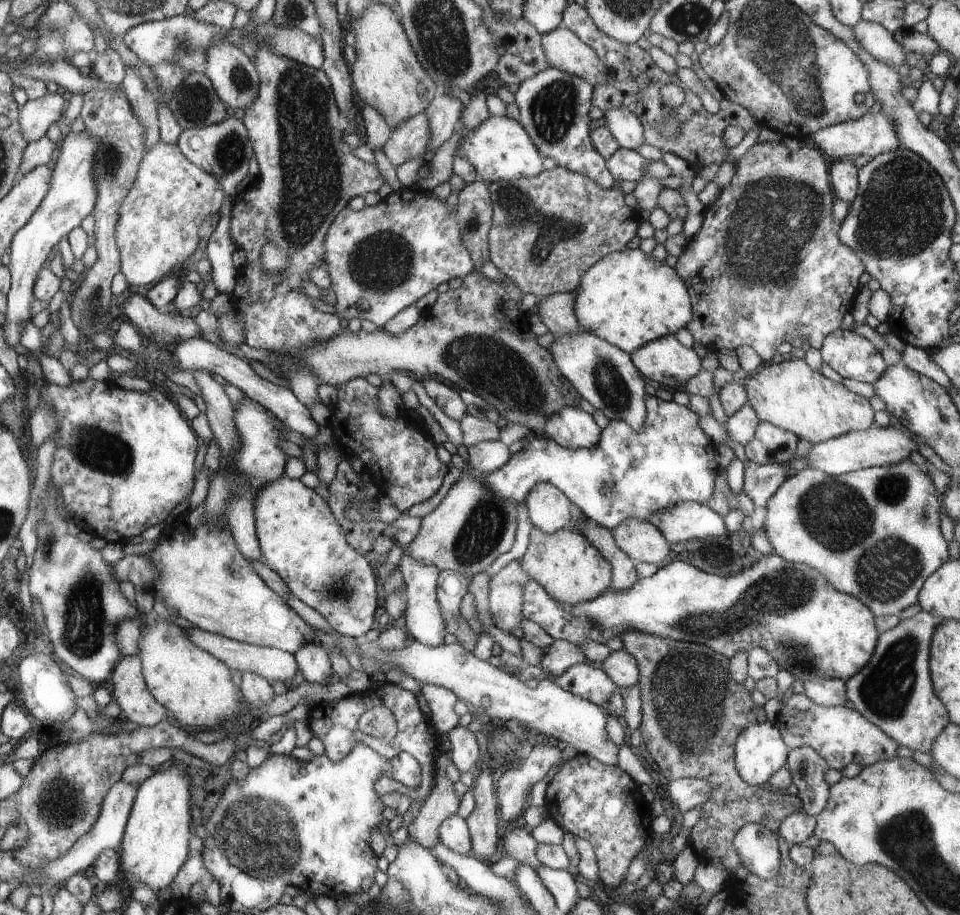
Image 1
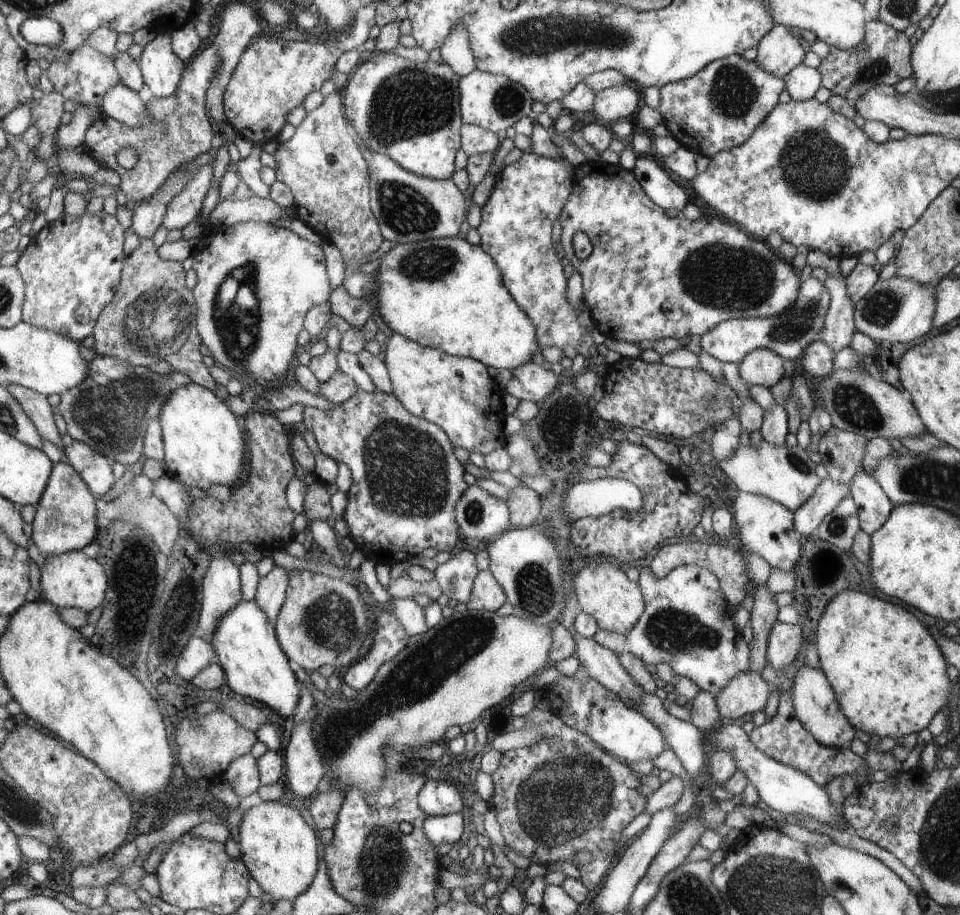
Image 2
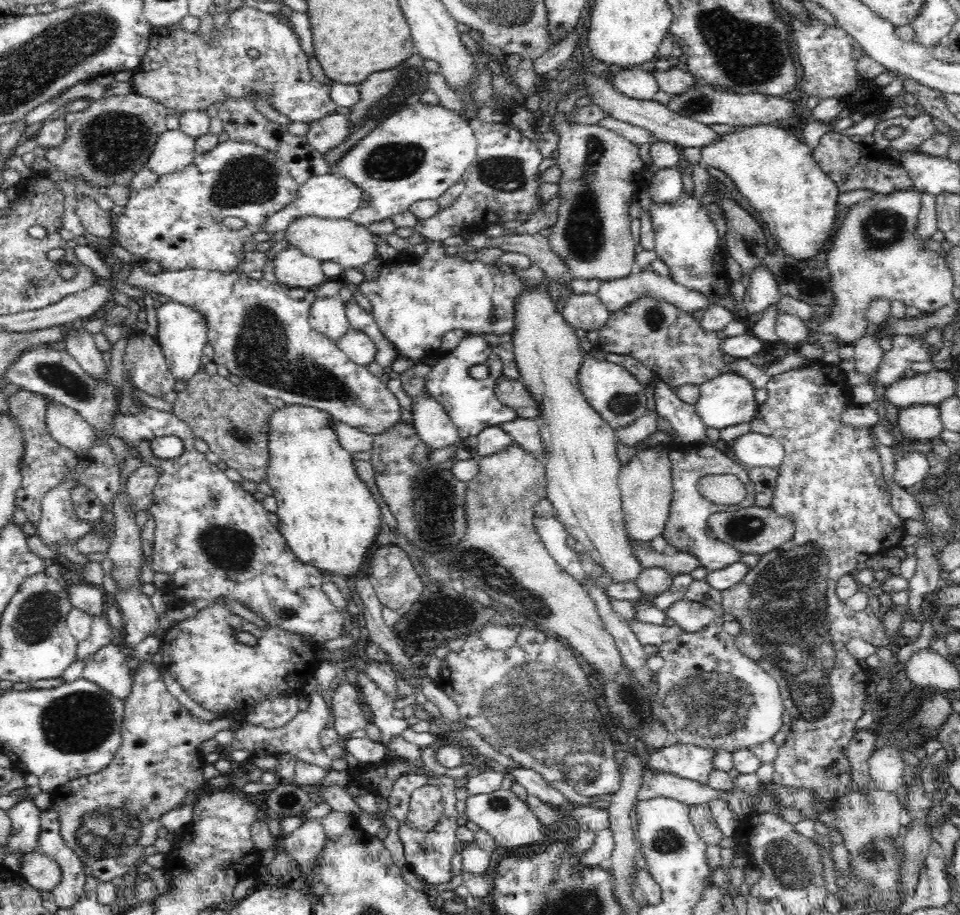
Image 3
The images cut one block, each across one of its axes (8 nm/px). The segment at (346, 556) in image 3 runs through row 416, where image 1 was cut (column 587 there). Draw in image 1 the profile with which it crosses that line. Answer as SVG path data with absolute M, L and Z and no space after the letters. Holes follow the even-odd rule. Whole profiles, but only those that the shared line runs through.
M638 246L625 248L606 255L593 264L582 275L581 282L573 292L573 313L579 326L586 333L594 333L598 338L622 349L630 355L648 342L668 335L675 335L692 320L692 297L685 280L677 275L676 269L665 262L658 262L652 254L645 254Z

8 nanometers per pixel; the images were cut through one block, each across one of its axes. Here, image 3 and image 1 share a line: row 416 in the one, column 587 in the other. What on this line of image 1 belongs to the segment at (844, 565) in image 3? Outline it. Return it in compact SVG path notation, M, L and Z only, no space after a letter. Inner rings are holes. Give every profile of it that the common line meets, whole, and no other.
M587 754L566 760L547 779L545 808L549 818L566 833L582 837L593 846L602 883L618 888L630 862L652 836L651 804L640 794L638 784L620 767L605 765Z

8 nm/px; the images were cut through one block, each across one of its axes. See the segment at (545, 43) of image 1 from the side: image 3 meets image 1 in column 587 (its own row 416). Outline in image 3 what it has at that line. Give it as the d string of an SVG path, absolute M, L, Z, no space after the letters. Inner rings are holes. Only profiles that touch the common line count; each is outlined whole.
M46 400L45 406L45 426L57 443L80 456L99 443L92 427L77 410L50 400Z

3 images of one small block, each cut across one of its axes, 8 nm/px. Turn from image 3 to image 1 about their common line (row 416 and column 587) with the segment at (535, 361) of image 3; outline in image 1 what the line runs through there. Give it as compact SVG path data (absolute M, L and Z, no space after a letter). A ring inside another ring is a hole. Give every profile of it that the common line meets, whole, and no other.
M532 527L521 563L532 580L541 584L549 596L560 604L588 603L612 586L612 565L587 537L569 527L564 527L554 534L546 534L539 528Z

